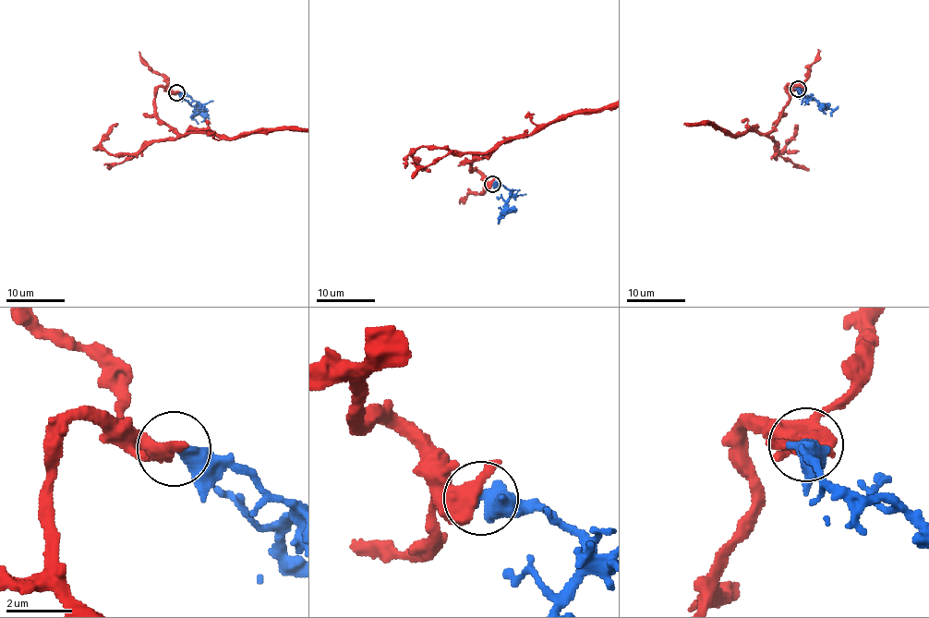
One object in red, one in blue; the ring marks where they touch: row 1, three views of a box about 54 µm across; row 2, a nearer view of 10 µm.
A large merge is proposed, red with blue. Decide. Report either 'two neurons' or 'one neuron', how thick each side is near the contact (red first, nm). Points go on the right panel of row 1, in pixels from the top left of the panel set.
two neurons | 600/550 nm

